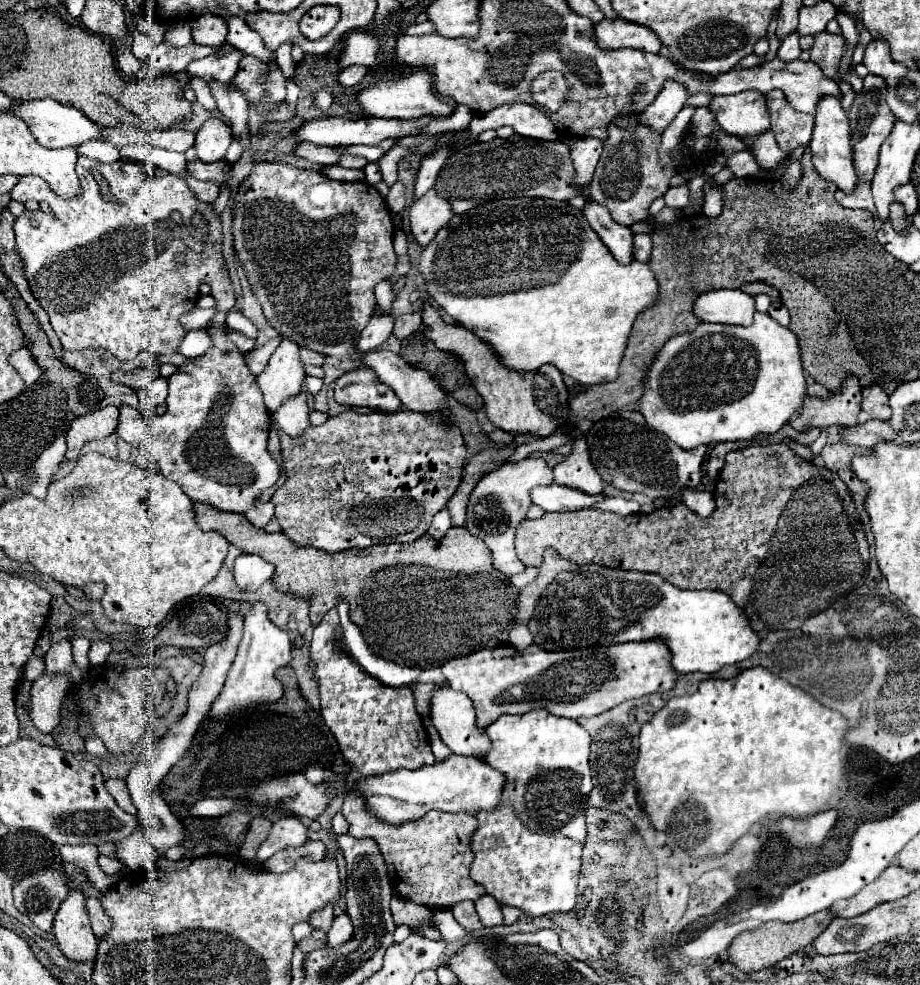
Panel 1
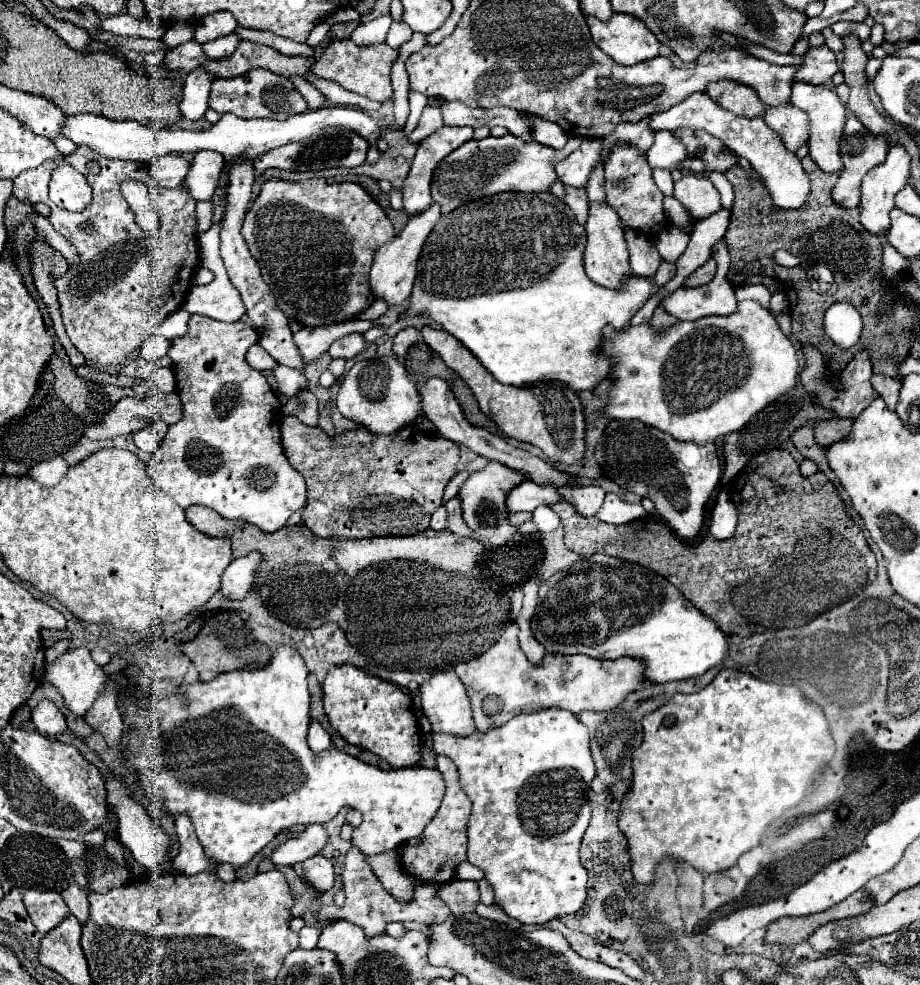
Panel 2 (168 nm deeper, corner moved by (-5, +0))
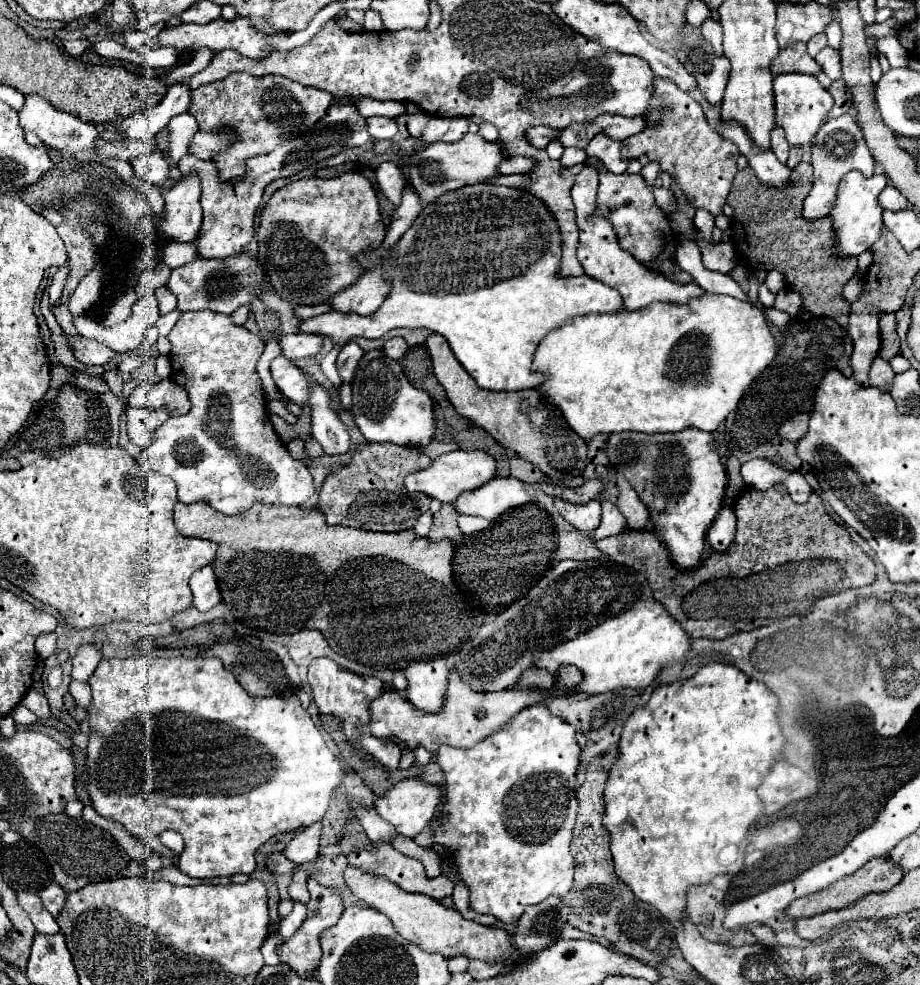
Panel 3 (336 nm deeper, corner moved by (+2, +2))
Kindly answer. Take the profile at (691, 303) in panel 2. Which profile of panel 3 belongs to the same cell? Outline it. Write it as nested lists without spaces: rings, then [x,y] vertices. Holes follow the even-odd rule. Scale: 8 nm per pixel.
[[[584,165],[584,169],[576,175],[574,187],[572,187],[572,201],[576,207],[576,221],[580,229],[580,245],[578,245],[578,259],[584,267],[584,273],[612,285],[614,289],[620,291],[624,299],[626,309],[642,309],[654,301],[676,301],[676,303],[686,303],[692,297],[704,295],[702,287],[696,283],[690,285],[680,285],[674,281],[668,281],[664,275],[646,269],[642,263],[638,263],[632,255],[628,255],[624,249],[620,249],[614,227],[608,219],[596,217],[596,193],[598,193],[598,171],[596,167]]]

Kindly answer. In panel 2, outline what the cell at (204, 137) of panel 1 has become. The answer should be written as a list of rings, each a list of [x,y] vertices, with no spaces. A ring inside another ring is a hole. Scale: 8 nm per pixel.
[[[197,151],[193,157],[193,167],[185,179],[189,193],[197,201],[209,201],[219,185],[223,169],[223,155],[215,155],[215,151]]]

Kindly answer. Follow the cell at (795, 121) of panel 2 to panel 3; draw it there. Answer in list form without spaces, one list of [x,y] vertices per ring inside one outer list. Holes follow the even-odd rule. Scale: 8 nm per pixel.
[[[774,127],[772,129],[772,151],[774,151],[774,155],[778,157],[780,163],[788,161],[788,149],[790,149],[790,145],[788,145],[788,141],[784,137],[784,129]]]

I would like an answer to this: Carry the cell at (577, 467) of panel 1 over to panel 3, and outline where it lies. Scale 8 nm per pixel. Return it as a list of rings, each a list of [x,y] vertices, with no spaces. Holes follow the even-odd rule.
[[[556,499],[558,513],[578,531],[588,533],[600,525],[600,503],[592,501],[586,505],[572,505],[562,499]]]

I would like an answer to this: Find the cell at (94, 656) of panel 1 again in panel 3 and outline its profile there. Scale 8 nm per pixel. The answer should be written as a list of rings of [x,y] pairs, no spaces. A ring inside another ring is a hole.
[[[82,645],[78,649],[78,653],[72,657],[72,679],[80,679],[80,681],[88,681],[94,673],[94,669],[98,667],[102,659],[102,653],[94,647],[94,645]]]

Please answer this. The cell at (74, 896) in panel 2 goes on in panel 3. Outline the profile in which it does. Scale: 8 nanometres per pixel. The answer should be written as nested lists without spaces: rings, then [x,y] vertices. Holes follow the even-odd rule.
[[[50,883],[48,887],[44,887],[38,895],[42,899],[44,909],[50,911],[54,917],[62,911],[62,907],[66,903],[66,891],[60,885],[56,885],[56,883]]]

